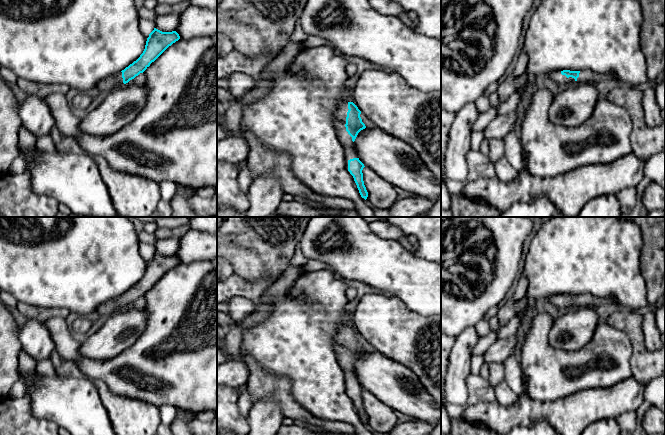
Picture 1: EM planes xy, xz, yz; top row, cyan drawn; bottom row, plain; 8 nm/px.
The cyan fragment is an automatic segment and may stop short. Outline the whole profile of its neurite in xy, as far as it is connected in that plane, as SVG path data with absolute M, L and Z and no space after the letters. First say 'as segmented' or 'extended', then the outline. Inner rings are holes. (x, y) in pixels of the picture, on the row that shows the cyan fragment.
extended; M156 28L149 34L145 49L140 57L121 72L110 75L98 82L94 93L107 94L123 86L143 73L169 46L180 39L176 31L162 32Z

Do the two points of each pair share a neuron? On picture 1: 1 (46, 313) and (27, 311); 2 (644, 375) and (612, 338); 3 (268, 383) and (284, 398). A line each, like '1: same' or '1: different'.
1: same
2: different
3: same

